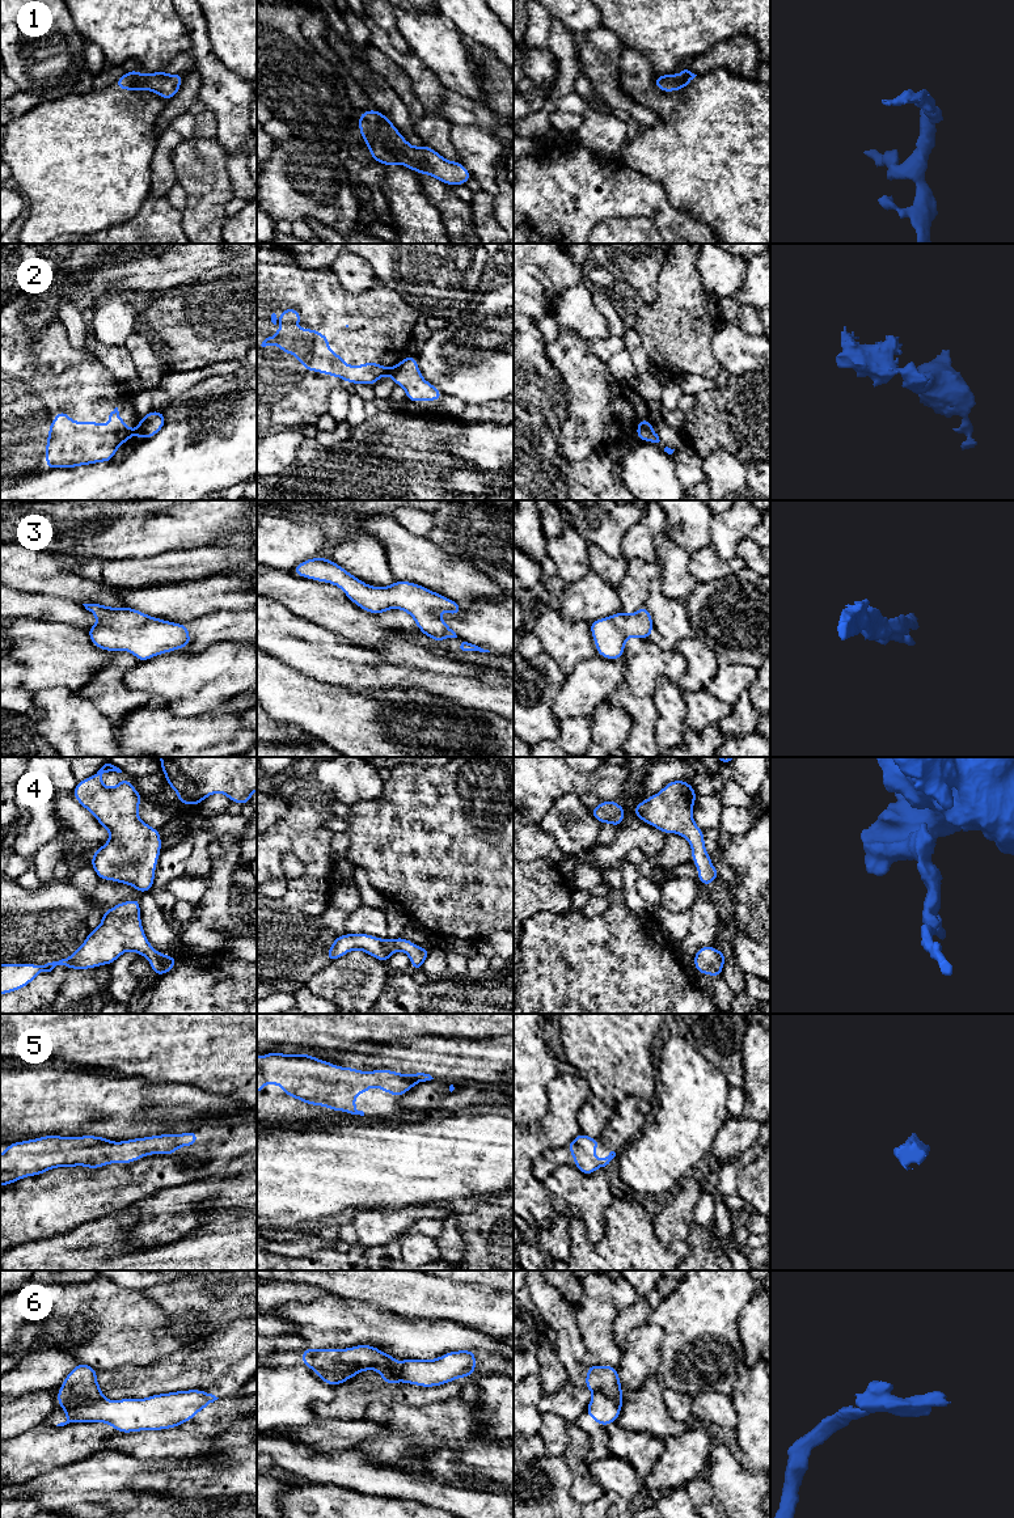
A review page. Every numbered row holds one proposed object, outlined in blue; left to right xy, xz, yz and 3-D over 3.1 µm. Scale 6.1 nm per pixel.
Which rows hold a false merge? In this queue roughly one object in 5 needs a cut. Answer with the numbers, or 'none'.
2, 6

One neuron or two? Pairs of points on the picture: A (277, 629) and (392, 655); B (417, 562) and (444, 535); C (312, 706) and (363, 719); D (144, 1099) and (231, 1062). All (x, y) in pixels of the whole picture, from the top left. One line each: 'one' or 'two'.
A: two
B: two
C: one
D: two

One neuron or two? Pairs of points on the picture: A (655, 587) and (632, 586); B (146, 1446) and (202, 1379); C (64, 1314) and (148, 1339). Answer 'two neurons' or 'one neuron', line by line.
A: two neurons
B: two neurons
C: one neuron

